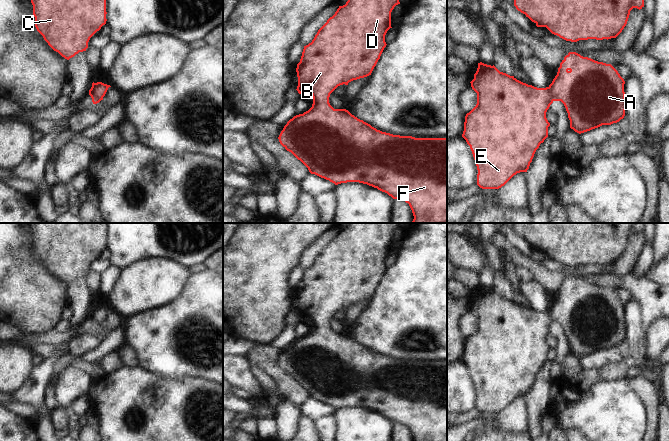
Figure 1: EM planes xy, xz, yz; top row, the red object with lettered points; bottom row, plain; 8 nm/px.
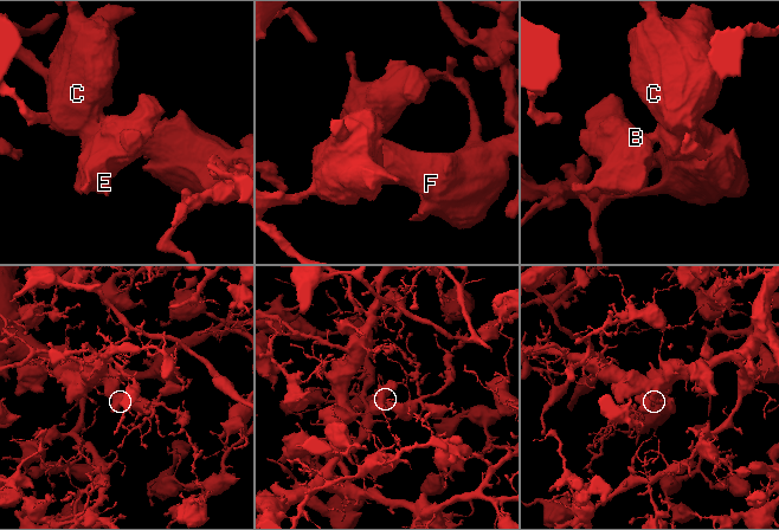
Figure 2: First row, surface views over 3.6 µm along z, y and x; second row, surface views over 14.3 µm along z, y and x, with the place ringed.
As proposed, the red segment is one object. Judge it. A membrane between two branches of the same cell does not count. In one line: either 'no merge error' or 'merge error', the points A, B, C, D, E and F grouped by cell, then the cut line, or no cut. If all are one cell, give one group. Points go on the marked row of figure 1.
no merge error; groups A B C D E F; cut none

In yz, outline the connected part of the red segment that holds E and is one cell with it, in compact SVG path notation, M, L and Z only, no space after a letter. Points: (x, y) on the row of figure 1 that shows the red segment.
M576 52L564 57L557 75L546 88L523 83L482 62L470 83L477 93L477 104L465 116L462 137L472 151L478 170L477 185L482 189L499 189L517 173L527 172L536 150L548 137L550 123L546 112L554 101L564 104L570 128L579 134L617 123L625 116L625 81L618 71L611 64Z

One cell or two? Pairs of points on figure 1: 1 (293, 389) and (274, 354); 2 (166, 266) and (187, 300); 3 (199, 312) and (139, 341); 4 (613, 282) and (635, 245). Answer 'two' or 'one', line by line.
1: one
2: two
3: one
4: one

